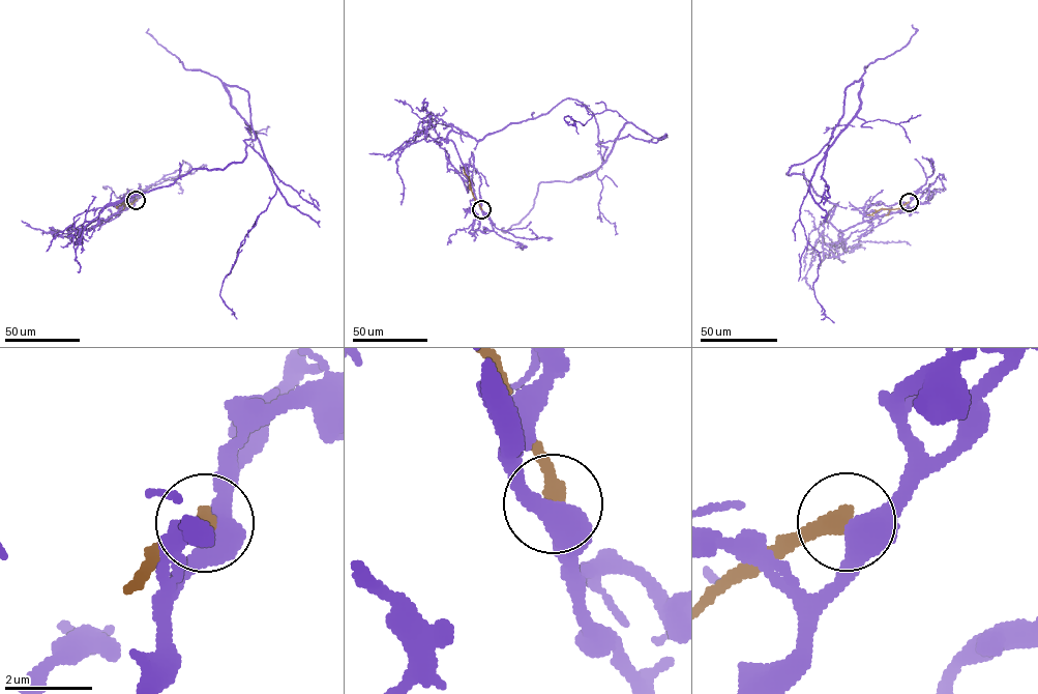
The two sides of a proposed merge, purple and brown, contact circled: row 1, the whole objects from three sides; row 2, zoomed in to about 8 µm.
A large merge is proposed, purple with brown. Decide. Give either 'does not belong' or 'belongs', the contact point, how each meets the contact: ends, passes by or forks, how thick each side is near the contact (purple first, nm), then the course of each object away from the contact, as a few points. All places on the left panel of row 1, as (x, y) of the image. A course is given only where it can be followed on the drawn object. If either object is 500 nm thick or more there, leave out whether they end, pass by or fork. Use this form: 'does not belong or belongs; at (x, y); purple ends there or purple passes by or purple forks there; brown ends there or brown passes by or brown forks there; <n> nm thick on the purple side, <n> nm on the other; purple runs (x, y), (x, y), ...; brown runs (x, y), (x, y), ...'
does not belong; at (136, 200); purple passes by; brown ends there; 480 nm thick on the purple side, 400 nm on the other; purple runs (136, 199), (195, 169), (240, 162), (247, 145), (266, 160), (275, 193), (219, 293), (236, 318); brown runs (136, 199), (116, 206)

